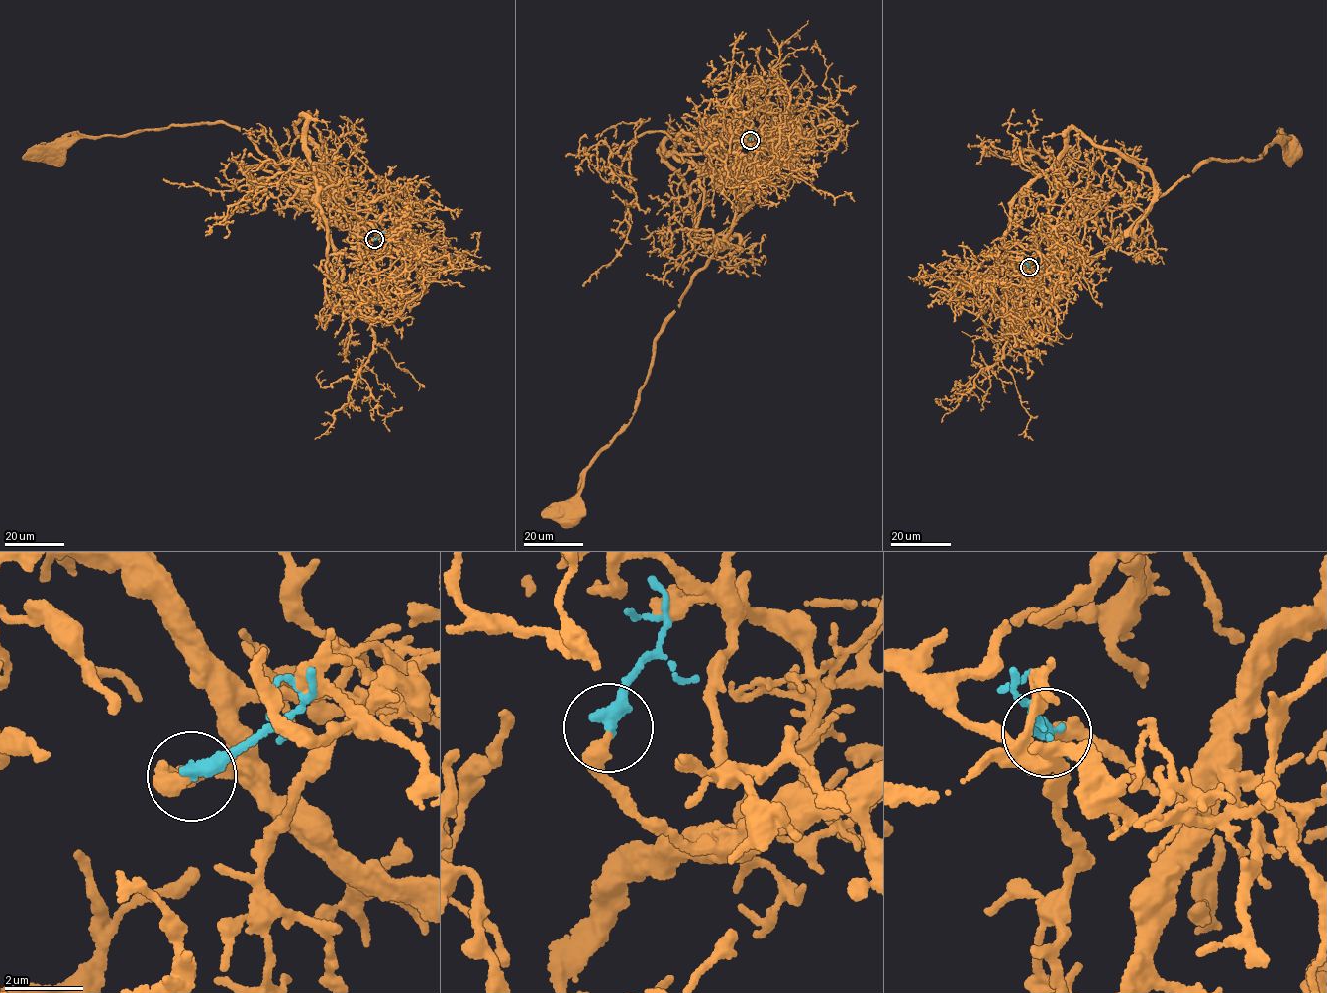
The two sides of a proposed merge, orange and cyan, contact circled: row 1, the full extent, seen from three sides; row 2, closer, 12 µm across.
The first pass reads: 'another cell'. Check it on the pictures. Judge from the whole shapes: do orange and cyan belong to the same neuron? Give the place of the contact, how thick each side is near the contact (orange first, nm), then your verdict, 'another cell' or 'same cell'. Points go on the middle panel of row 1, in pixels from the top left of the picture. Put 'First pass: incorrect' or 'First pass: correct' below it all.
place (750, 140); calibres 400 and 400 nm; another cell
First pass: correct

